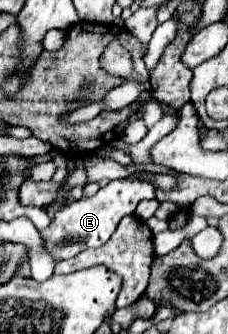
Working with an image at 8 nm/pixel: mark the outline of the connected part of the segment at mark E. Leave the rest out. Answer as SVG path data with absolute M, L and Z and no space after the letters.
M113 180L91 198L83 196L79 200L71 200L69 204L61 204L61 208L55 210L51 224L45 230L39 230L45 250L53 256L55 262L59 262L77 256L85 248L97 248L105 244L115 232L119 220L133 214L139 200L143 198L155 198L153 184L141 180Z

